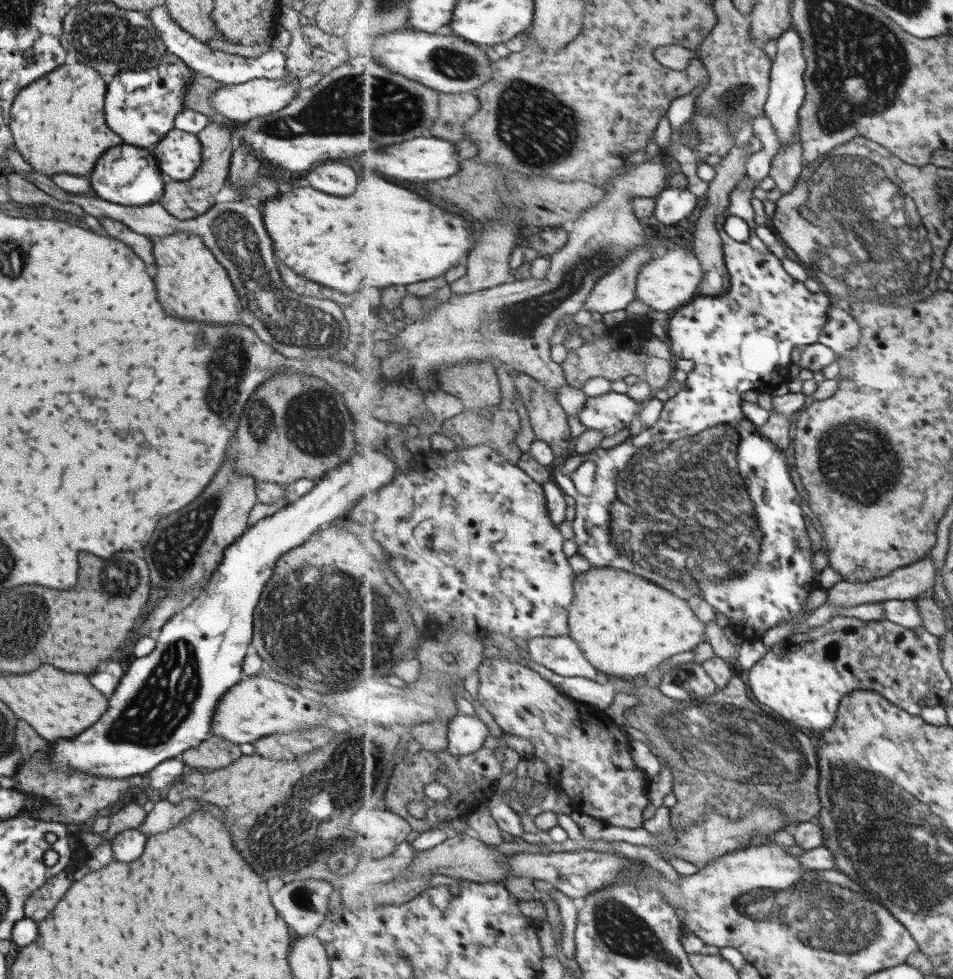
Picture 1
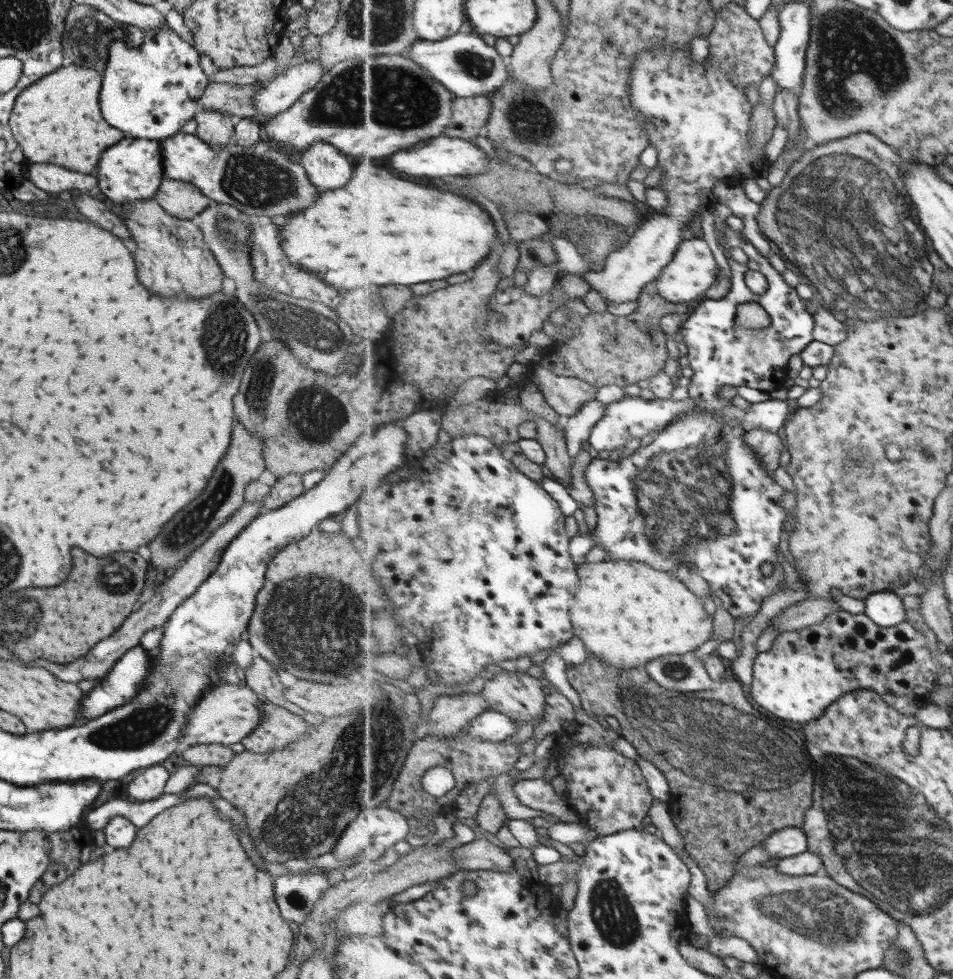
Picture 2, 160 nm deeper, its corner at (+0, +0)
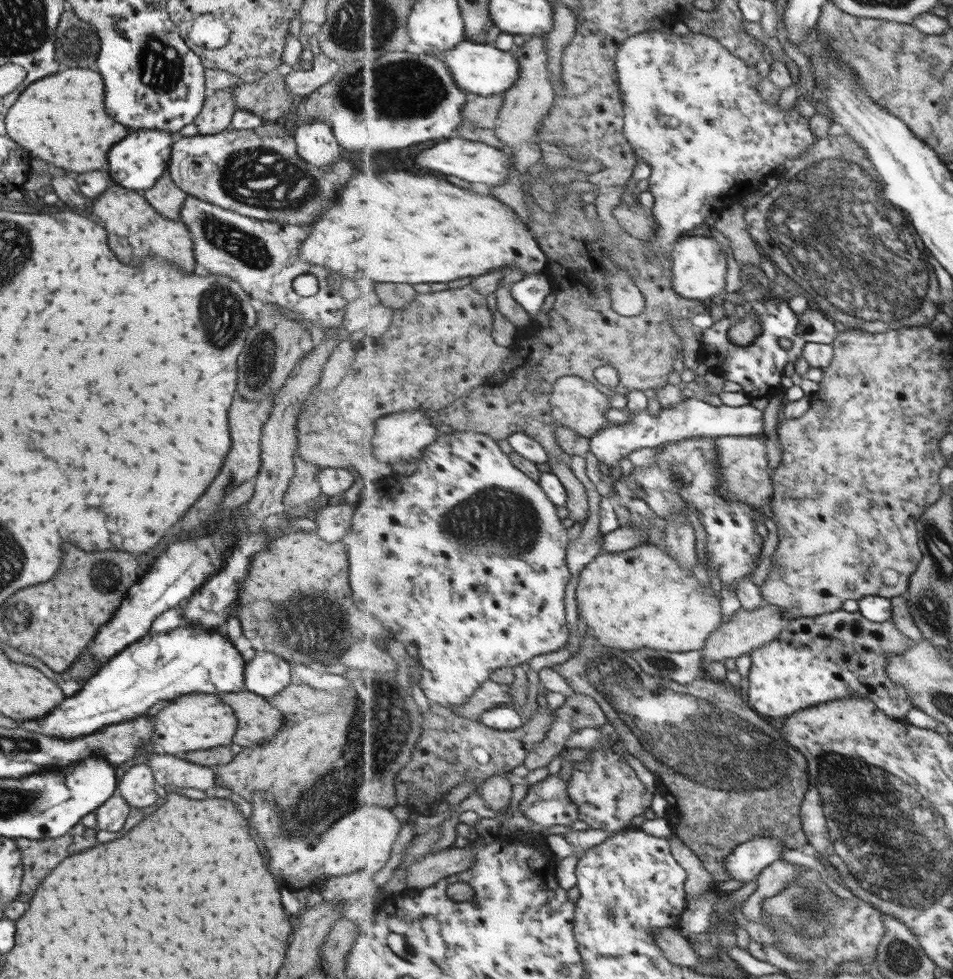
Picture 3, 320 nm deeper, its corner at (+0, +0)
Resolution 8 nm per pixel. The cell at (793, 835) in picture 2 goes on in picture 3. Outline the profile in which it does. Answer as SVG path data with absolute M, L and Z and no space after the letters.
M758 837L748 841L728 857L729 873L742 881L742 886L758 880L766 867L781 860L786 848L779 838Z

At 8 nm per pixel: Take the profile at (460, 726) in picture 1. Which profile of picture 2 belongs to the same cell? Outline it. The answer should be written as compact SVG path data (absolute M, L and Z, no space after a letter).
M494 709L484 712L478 719L472 721L472 725L467 728L468 732L475 737L494 742L512 739L518 729L516 720L512 720L510 716Z

